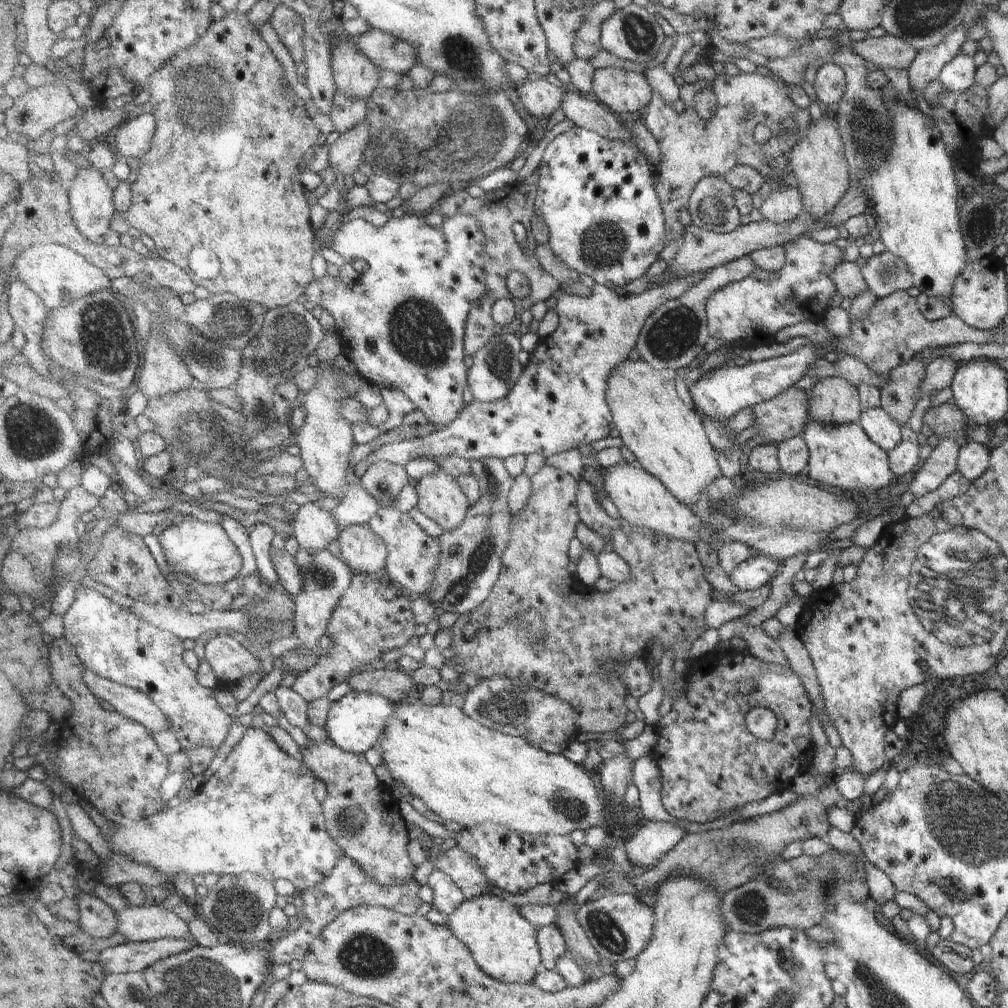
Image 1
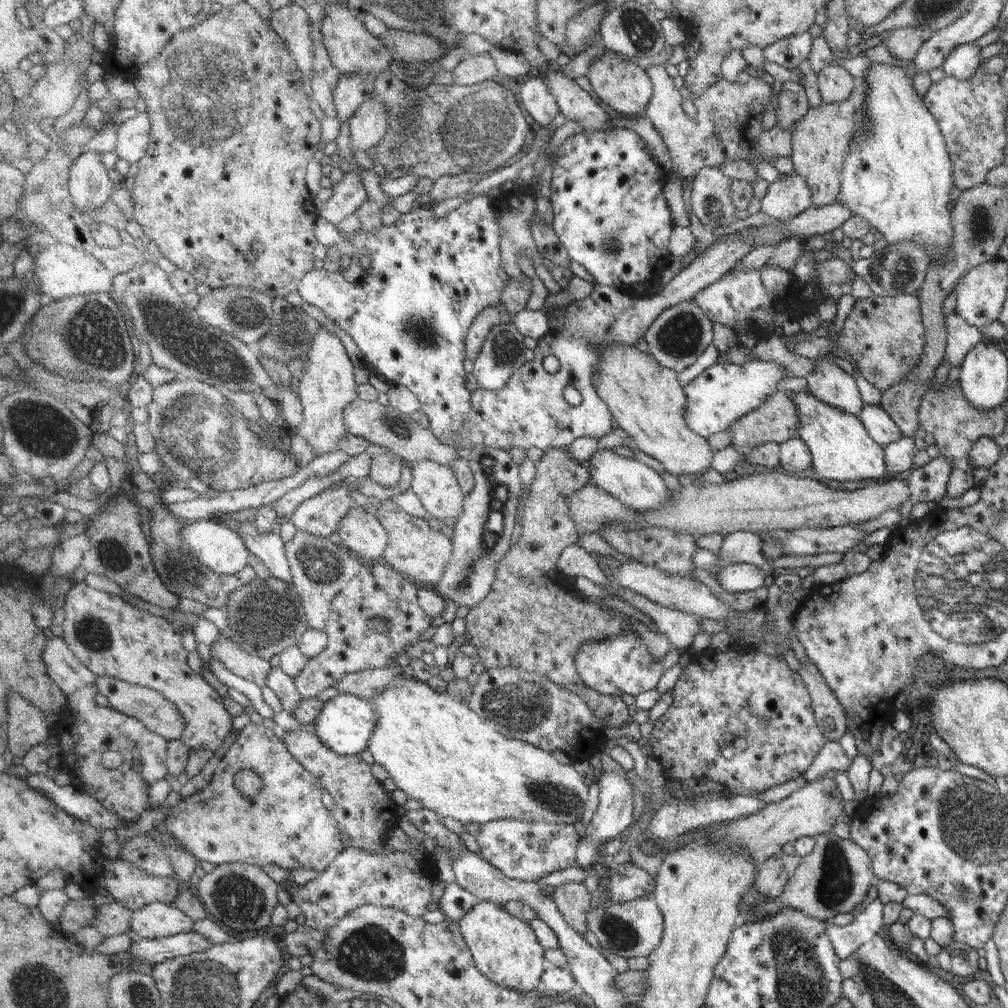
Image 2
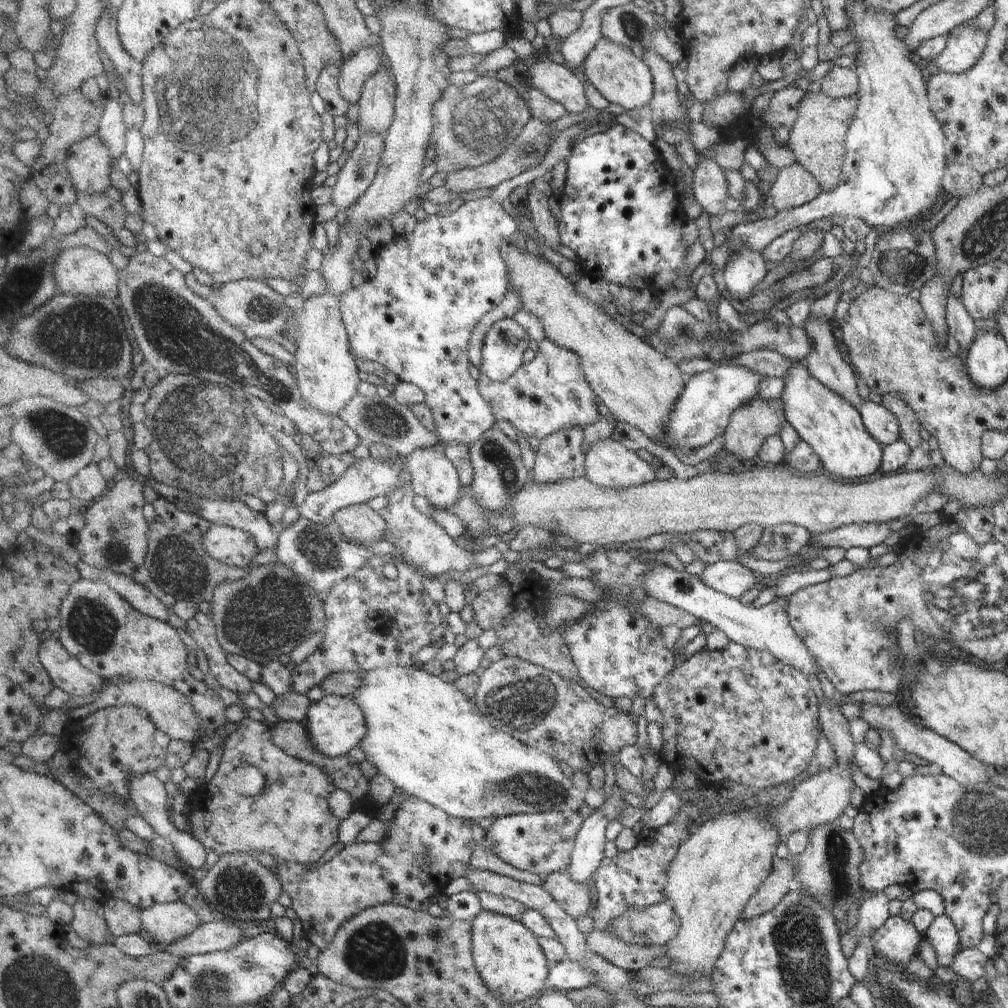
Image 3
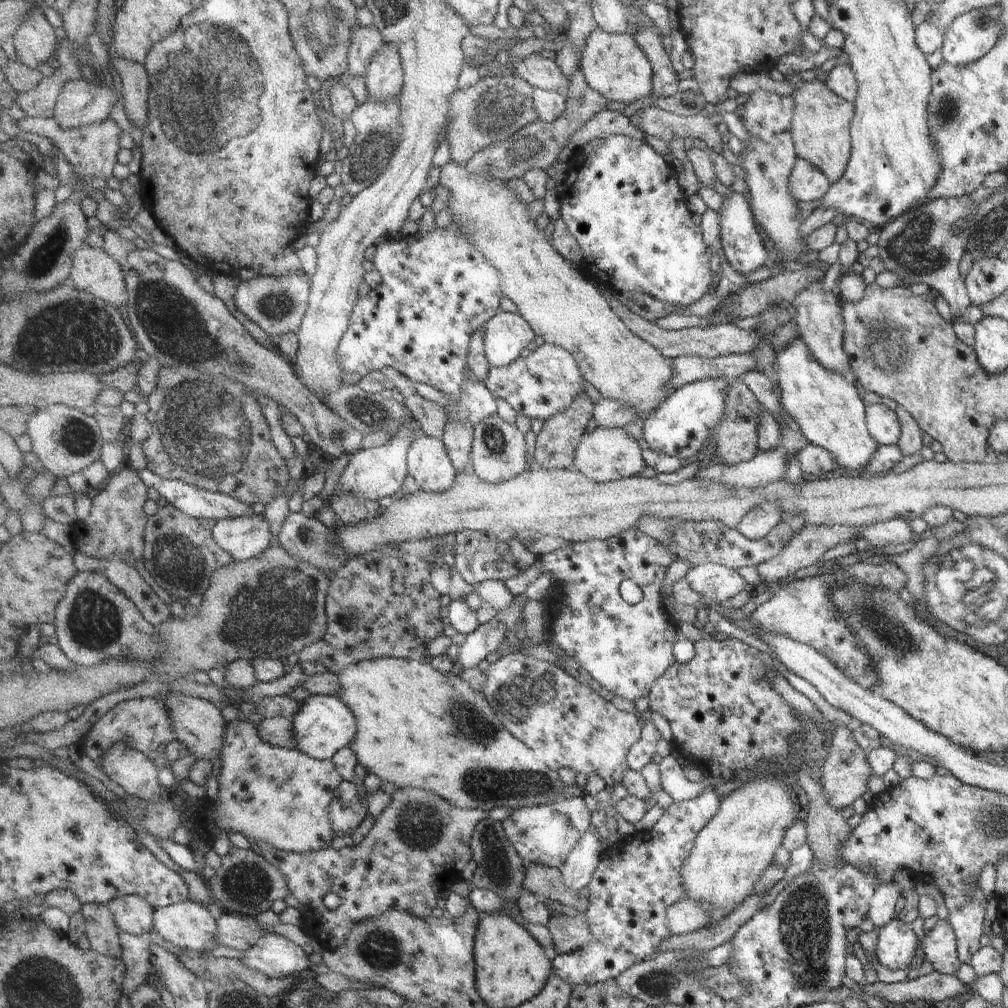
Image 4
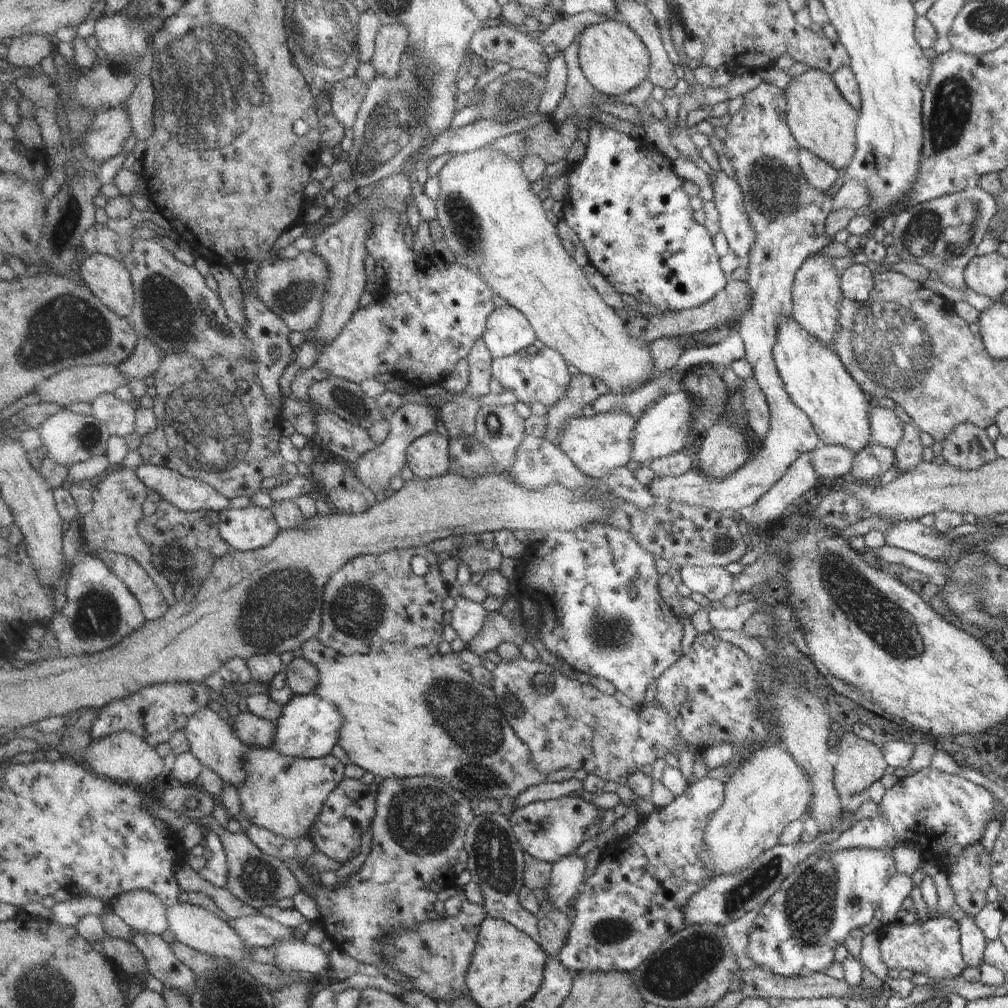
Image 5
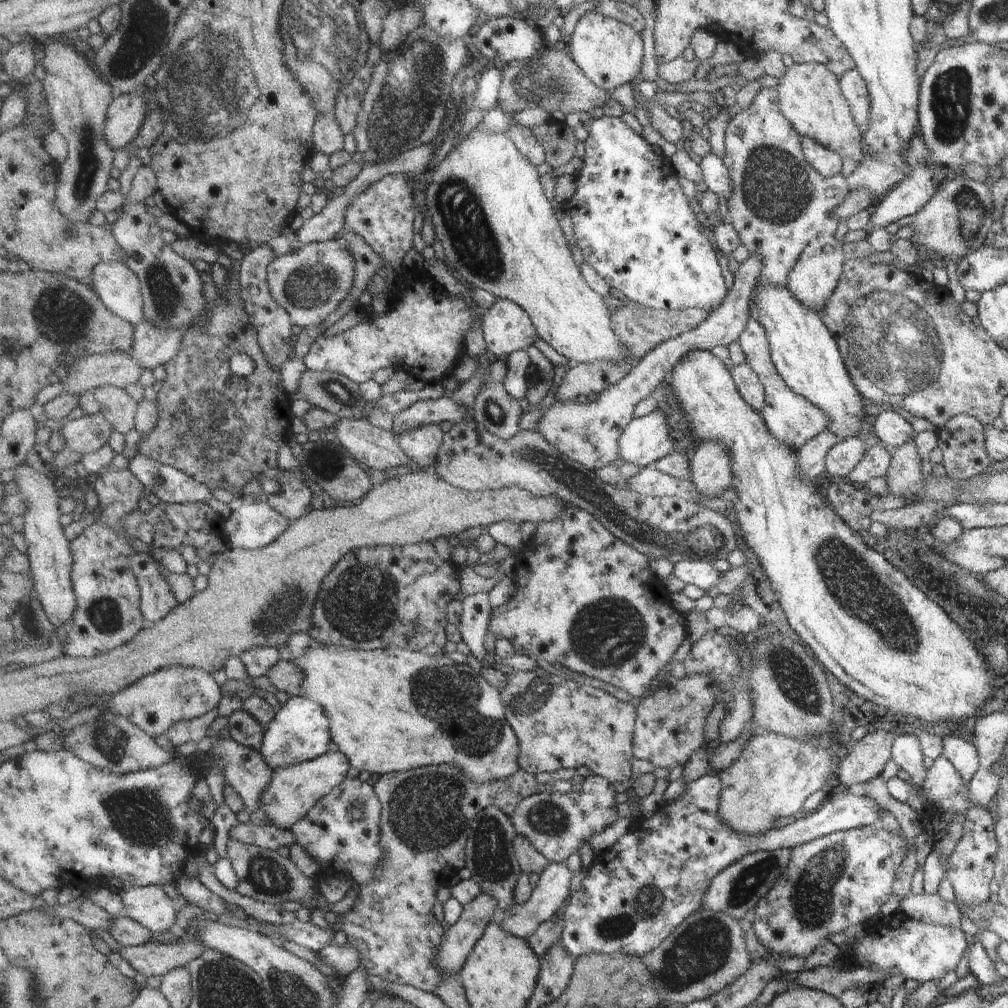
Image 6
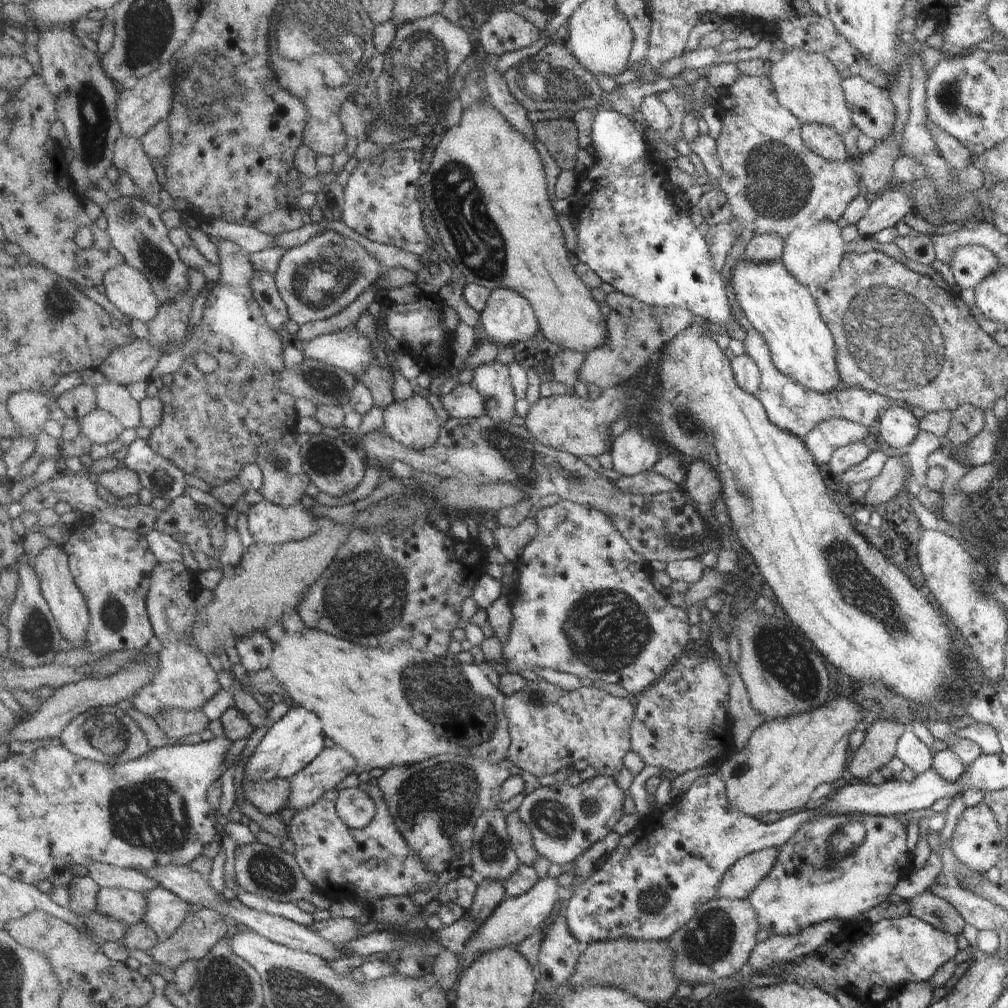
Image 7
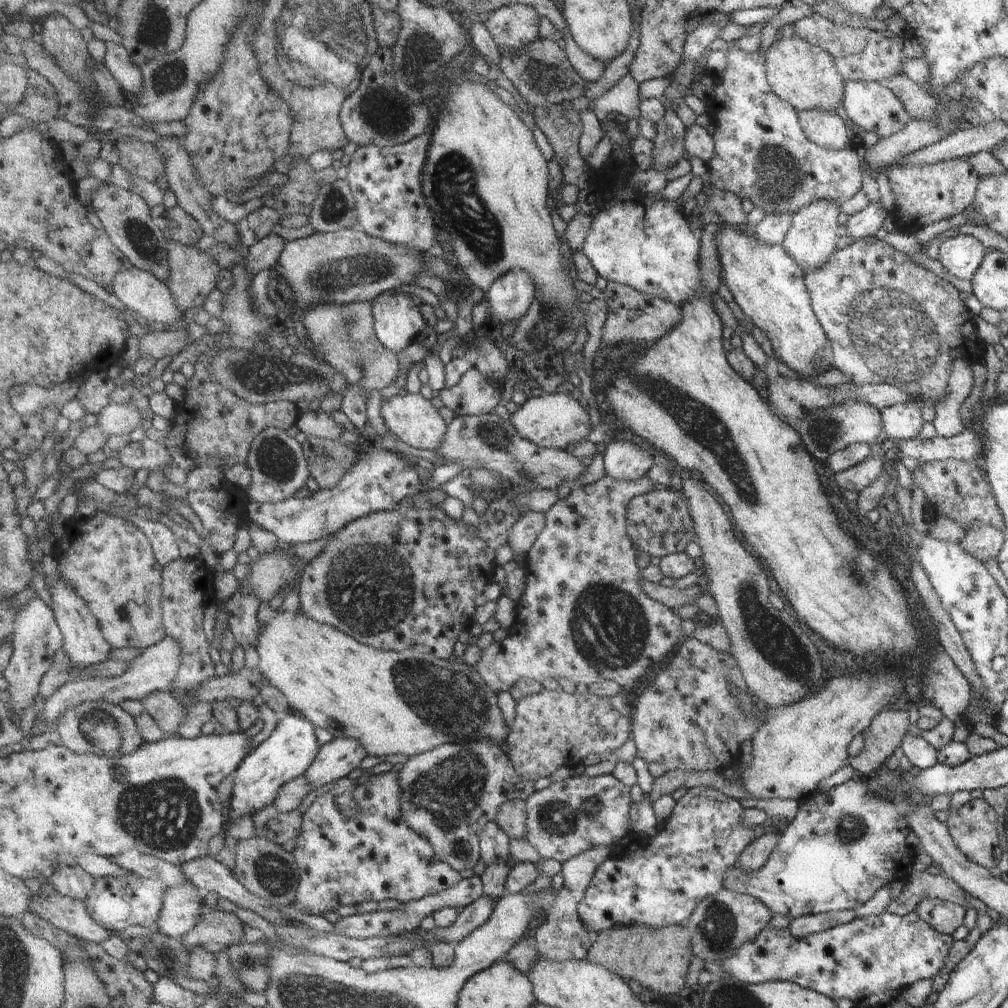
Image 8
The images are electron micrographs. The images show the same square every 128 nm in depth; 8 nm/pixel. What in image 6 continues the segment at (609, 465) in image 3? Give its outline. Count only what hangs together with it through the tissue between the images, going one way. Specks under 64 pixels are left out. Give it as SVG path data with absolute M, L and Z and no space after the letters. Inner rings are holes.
M750 253L748 258L741 262L739 270L735 272L734 286L724 299L723 306L710 313L698 328L656 347L624 380L599 395L597 401L584 404L578 401L556 400L537 424L536 431L541 432L564 454L595 471L616 462L618 458L621 458L620 439L623 438L624 431L631 426L632 421L636 419L638 404L646 400L648 396L652 396L660 386L665 384L666 376L674 372L675 366L684 356L690 351L711 351L715 346L727 347L734 341L738 341L738 337L747 327L749 304L762 267L761 256Z

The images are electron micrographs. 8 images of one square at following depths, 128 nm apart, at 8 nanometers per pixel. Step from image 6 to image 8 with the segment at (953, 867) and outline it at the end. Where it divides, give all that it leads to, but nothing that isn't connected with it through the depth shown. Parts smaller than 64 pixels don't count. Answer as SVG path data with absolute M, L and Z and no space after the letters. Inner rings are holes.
M971 798L960 808L949 809L948 814L945 825L955 845L964 853L964 856L987 869L996 866L1001 857L1001 848L996 830L997 814L994 809L984 799Z

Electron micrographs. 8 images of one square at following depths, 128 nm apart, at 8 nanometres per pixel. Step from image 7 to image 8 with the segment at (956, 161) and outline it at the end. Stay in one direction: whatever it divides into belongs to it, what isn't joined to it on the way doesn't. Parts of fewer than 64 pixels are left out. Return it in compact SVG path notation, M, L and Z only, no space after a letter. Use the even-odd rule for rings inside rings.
M896 73L879 83L898 97L912 119L929 119L935 115L938 100L926 94L924 89L911 81L906 74Z

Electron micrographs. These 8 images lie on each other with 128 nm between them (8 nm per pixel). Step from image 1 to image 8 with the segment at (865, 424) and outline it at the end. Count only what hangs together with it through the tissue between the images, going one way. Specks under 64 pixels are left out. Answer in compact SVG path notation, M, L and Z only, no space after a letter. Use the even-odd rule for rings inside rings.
M919 401L896 403L880 411L882 428L893 441L905 441L921 434L923 405Z

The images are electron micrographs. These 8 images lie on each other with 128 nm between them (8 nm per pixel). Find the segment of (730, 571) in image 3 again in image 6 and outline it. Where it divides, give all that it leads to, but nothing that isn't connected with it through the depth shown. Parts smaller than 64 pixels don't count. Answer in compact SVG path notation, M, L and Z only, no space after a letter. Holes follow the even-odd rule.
M680 561L675 565L674 573L686 584L695 584L705 592L715 587L716 581L722 578L722 573L716 569L711 561Z

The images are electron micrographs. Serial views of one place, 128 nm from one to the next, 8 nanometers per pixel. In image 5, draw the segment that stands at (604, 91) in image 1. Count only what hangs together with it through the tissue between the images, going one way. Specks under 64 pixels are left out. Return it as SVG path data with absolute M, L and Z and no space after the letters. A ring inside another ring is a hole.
M616 20L589 26L579 37L580 62L589 81L606 96L620 96L651 78L651 49L628 24Z

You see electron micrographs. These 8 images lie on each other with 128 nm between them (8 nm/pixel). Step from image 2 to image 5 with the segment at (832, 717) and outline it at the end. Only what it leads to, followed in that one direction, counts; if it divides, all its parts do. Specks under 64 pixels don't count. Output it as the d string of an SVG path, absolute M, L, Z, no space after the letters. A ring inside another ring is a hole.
M847 732L836 751L840 757L833 766L833 781L840 797L865 792L873 782L886 775L887 762L883 752L872 741Z

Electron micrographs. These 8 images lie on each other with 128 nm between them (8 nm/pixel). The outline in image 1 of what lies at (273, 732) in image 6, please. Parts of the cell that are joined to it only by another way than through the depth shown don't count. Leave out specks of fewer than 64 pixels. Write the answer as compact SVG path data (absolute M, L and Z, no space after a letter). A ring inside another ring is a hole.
M352 691L340 700L334 702L325 730L332 742L340 745L344 750L359 755L378 746L382 736L386 734L390 718L395 714L398 702L382 696L380 693L365 693Z

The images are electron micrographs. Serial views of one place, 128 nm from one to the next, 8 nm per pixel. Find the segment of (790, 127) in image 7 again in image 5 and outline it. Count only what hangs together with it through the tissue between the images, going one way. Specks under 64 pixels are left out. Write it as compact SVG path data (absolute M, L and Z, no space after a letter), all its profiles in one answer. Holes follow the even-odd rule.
M760 83L756 88L748 91L744 97L741 109L731 116L729 124L725 127L726 137L723 139L725 156L730 159L730 164L736 175L736 182L744 195L744 208L749 214L749 220L755 232L755 244L752 252L748 254L748 279L751 290L751 301L747 311L736 322L739 326L739 335L745 346L745 359L753 370L753 378L760 385L769 406L768 432L760 444L759 450L752 453L752 458L740 470L733 472L723 479L708 478L698 468L681 477L656 477L648 485L650 492L660 501L678 501L691 505L702 505L706 508L716 509L721 513L736 514L742 507L754 504L773 484L776 484L784 473L804 452L816 450L822 445L820 437L816 434L810 419L804 411L790 400L783 387L782 379L778 374L772 349L777 335L777 320L780 317L792 317L793 300L792 287L796 271L804 260L820 253L824 246L830 244L825 231L825 222L833 210L834 196L825 191L817 191L807 183L802 174L797 154L799 144L792 136L786 122L787 98L784 90L769 83Z

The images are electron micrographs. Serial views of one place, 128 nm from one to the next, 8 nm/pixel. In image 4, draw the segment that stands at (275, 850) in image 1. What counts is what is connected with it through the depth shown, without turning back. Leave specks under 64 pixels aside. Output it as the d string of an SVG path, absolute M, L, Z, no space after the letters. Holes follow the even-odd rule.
M238 718L229 723L227 743L223 749L223 769L220 776L220 791L214 812L216 829L213 832L216 834L215 836L218 836L222 830L226 830L228 833L241 832L248 837L249 840L252 840L255 845L258 842L270 843L282 850L298 854L319 851L320 849L330 848L332 846L332 840L336 838L337 834L334 828L334 821L331 819L331 806L335 799L336 791L339 790L341 784L345 781L344 778L342 778L342 774L340 774L339 768L334 764L332 759L320 760L310 756L308 753L300 752L298 749L289 749L273 745L260 736L259 726L256 725L256 723L245 722L242 718Z

